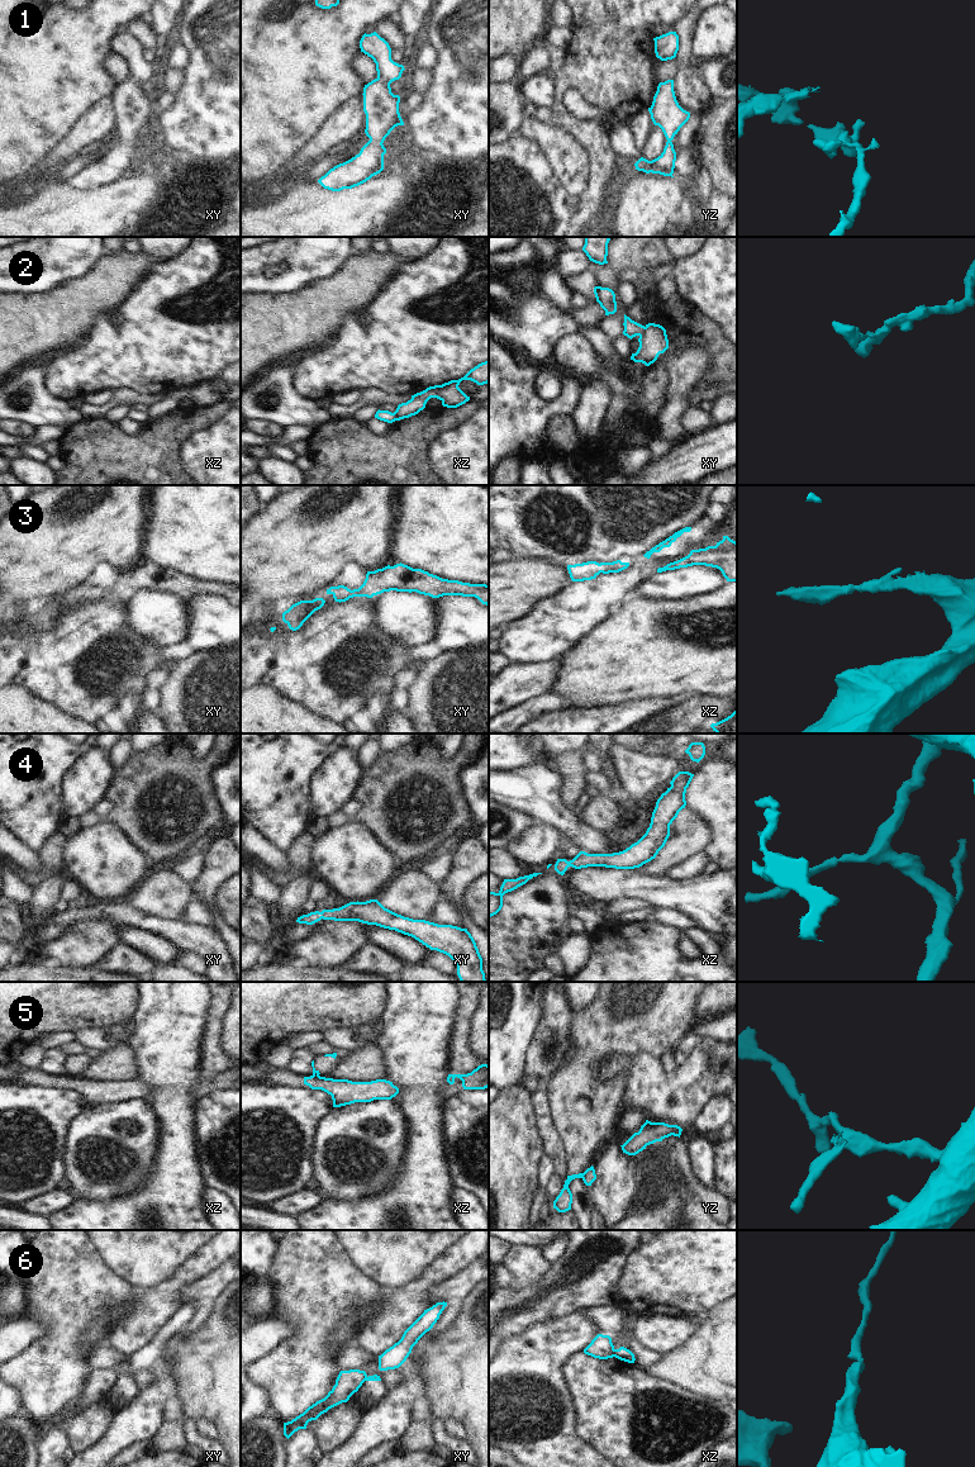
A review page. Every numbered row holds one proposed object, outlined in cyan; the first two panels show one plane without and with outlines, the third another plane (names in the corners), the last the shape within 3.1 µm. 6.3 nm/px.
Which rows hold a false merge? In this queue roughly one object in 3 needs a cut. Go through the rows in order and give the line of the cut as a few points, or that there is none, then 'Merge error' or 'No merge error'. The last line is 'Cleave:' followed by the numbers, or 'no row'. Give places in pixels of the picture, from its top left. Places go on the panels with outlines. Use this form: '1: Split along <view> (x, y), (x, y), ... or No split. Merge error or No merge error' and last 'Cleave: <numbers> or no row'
1: No split. No merge error
2: Split along xz (394, 412), (396, 419). Merge error
3: No split. No merge error
4: No split. No merge error
5: Split along yz (583, 1173), (580, 1177). Merge error
6: Split along xz (613, 1349), (614, 1356). Merge error
Cleave: 2, 5, 6.

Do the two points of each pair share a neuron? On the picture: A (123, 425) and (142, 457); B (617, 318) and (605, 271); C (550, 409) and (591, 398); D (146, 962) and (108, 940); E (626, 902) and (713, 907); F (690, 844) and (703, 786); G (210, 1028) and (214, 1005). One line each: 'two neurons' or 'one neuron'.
A: two neurons
B: one neuron
C: two neurons
D: two neurons
E: two neurons
F: two neurons
G: two neurons

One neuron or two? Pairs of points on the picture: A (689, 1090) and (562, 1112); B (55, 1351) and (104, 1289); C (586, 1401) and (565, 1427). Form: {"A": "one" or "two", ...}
{"A": "two", "B": "one", "C": "two"}

